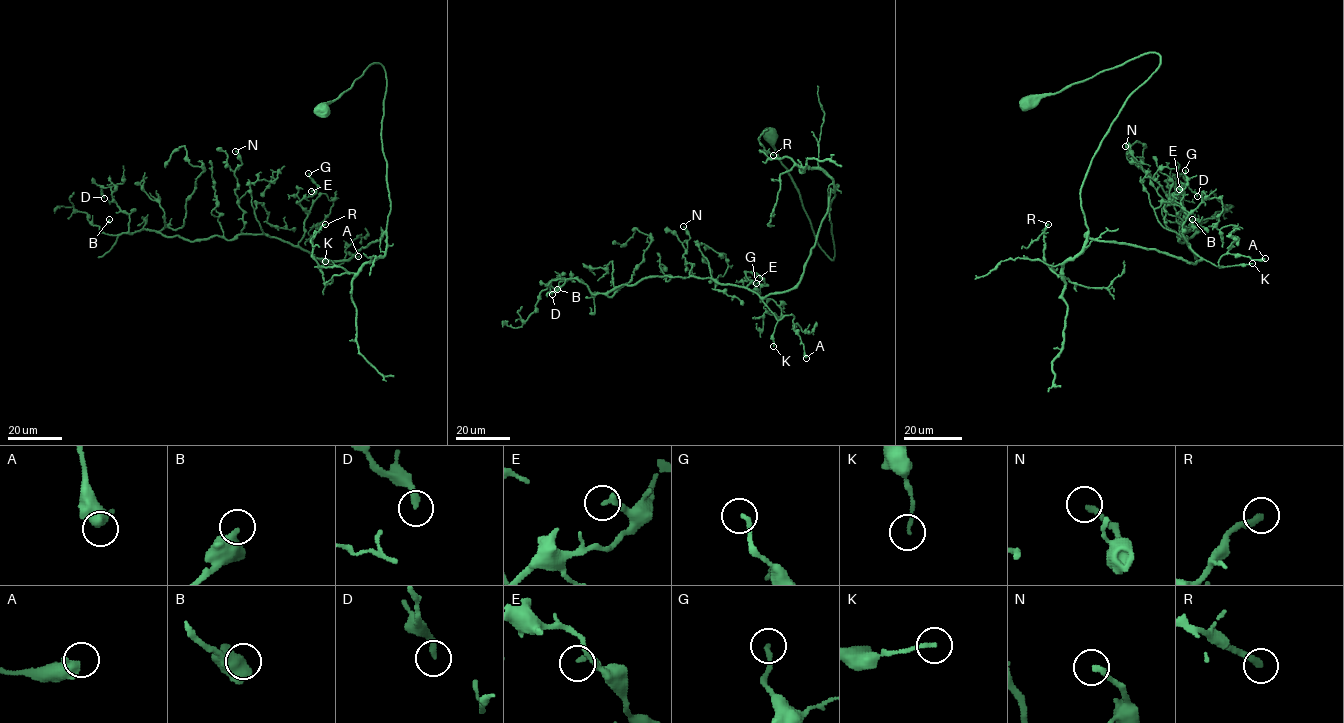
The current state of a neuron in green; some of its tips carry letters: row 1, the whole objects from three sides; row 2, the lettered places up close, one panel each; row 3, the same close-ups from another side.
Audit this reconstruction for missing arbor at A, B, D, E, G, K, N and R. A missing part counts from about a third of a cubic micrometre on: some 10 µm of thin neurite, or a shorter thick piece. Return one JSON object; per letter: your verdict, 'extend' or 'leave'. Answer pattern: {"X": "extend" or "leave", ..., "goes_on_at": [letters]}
{"A": "leave", "B": "leave", "D": "leave", "E": "leave", "G": "leave", "K": "leave", "N": "leave", "R": "leave", "goes_on_at": []}

